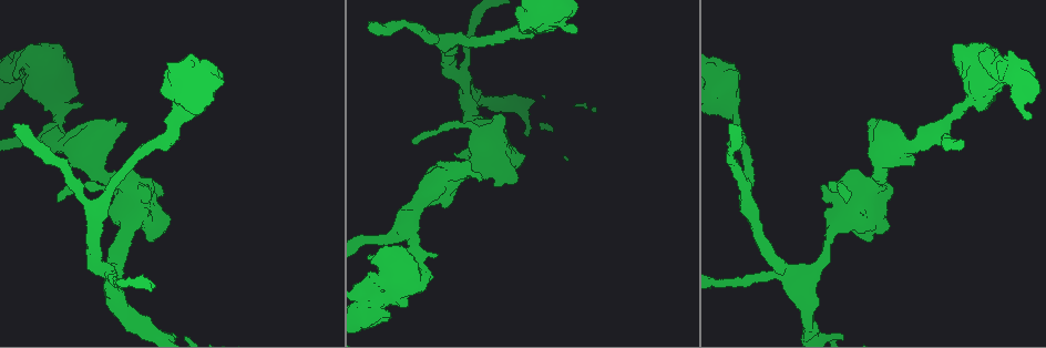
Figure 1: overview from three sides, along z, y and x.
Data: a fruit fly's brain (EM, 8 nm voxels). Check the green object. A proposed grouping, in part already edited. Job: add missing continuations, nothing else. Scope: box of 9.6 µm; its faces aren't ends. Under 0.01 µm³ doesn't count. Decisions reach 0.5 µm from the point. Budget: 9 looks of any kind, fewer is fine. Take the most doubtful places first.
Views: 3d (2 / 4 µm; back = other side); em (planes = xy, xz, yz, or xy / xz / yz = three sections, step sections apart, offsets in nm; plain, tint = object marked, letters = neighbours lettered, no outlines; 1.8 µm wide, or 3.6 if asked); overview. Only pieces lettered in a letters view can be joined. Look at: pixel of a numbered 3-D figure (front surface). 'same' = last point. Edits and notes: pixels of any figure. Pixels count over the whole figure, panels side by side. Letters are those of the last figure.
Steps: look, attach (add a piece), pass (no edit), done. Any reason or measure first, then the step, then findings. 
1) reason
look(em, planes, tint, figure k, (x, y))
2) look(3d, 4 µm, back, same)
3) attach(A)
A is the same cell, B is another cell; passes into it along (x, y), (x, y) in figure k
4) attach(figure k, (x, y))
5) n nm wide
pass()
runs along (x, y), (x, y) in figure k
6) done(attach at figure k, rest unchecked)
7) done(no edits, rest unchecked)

look(3d, 4 µm, figure 1, (368, 23))

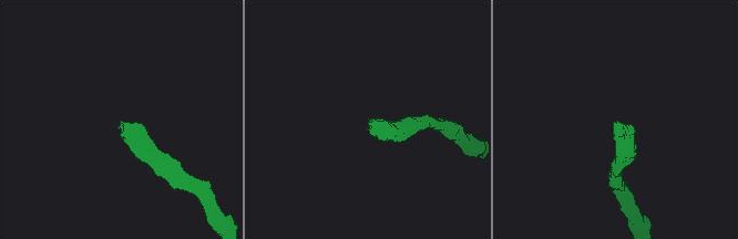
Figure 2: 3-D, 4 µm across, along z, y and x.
shape alone is not enough
look(em, xy, step 16, letters, figure 2, (617, 121))

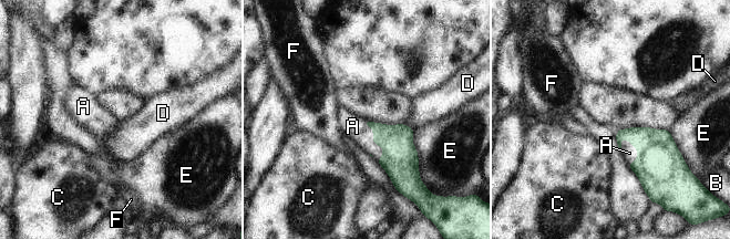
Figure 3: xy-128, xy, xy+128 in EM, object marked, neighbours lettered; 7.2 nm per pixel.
E touches over 360 nm
attach(A)
A is the same cell, B, C, D, E and F are other cells; passes into it along (400, 160), (373, 141), (352, 126) in figure 3; it goes on there

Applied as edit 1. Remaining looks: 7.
tapers out
look(em, 3.6 µm, planes, letters, figure 1, (413, 139))

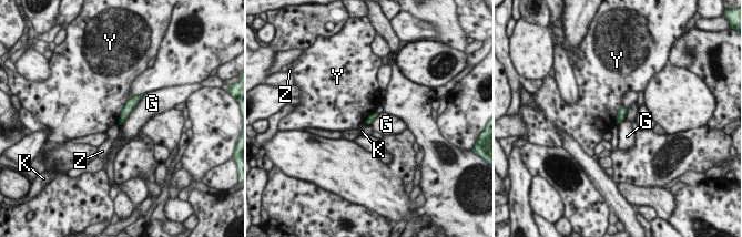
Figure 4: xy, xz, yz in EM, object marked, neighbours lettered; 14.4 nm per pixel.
90 nm wide
pass()
G, K, Y and Z are other cells; border along (130, 98), (120, 113), (119, 125) in figure 4; none of them fits

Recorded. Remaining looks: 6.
an open end
look(em, planes, letters, figure 1, (368, 258))

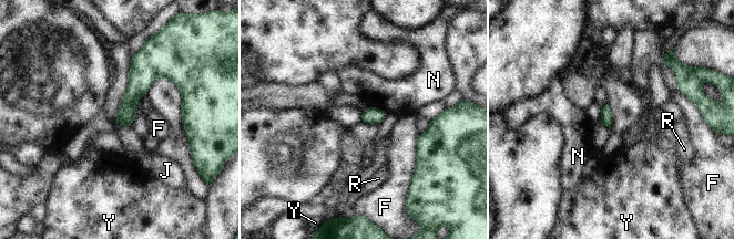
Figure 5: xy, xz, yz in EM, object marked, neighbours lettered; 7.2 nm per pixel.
pass()
F, J, N, R and Y are other cells; border along (367, 107), (378, 107), (387, 113) in figure 5; none of them fits

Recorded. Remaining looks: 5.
four arms meet
look(em, planes, tint, figure 1, (789, 272))

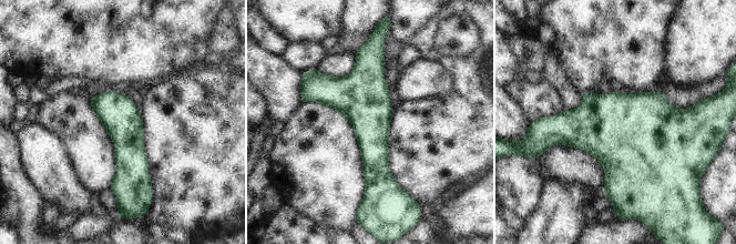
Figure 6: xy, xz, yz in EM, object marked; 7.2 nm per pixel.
look(em, planes, letters, same)

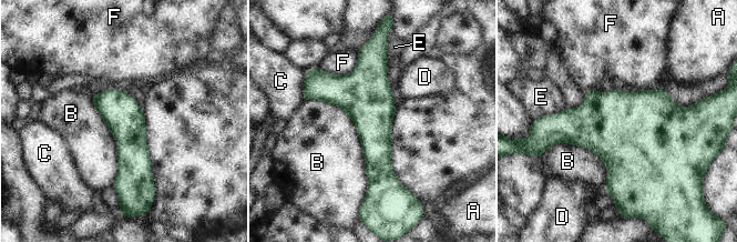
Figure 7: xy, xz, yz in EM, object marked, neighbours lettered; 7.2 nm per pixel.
B touches over 800 nm
pass()
A, B, C, D, E and F are other cells; runs along (367, 52), (378, 185) in figure 7; no lettered piece goes on from it

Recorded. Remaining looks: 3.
done(attach at figure 3, rest unchecked)

